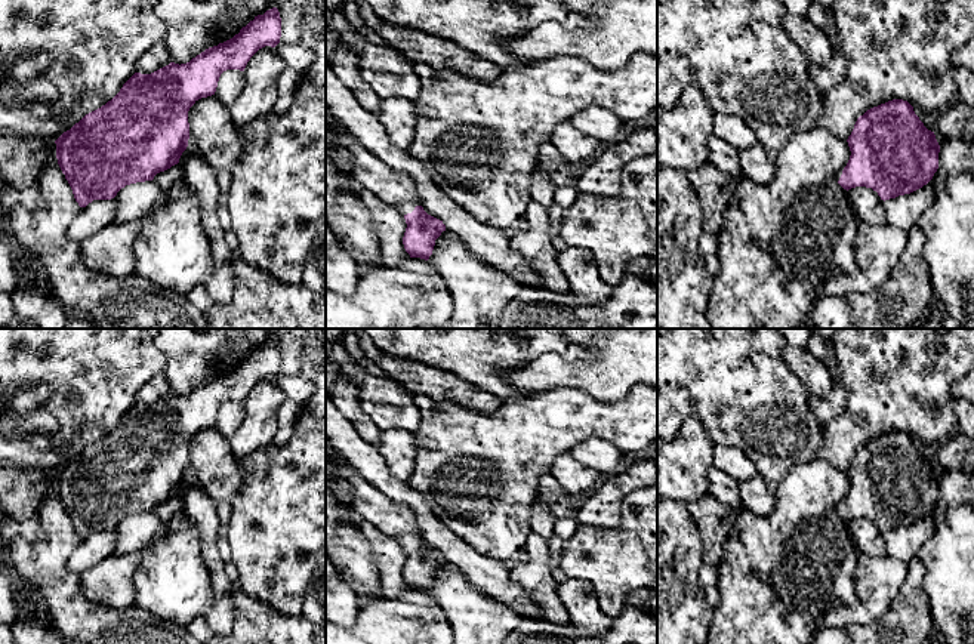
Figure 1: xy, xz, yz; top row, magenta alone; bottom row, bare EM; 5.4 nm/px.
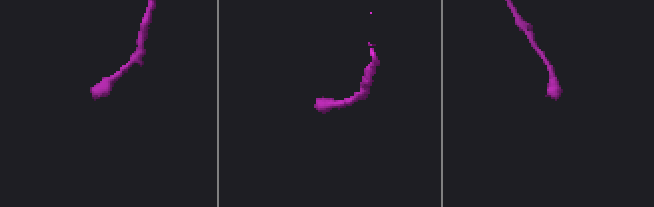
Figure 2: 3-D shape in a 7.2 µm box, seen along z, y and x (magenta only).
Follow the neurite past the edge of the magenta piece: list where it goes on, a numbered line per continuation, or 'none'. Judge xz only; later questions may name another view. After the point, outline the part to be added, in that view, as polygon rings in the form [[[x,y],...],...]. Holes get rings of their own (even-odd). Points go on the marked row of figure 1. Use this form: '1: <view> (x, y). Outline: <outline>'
1: xz (393, 187). Outline: [[[349,133],[340,135],[337,145],[348,151],[358,188],[372,191],[403,215],[412,213],[416,206],[420,206],[416,184],[409,175],[385,164]]]

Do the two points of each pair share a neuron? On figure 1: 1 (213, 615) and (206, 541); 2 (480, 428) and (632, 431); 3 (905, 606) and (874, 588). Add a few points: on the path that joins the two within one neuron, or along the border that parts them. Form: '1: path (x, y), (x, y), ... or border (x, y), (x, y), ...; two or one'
1: path (219, 597), (219, 579), (212, 558); one
2: path (518, 428), (539, 428), (548, 424), (594, 424); one
3: border (908, 567), (891, 606), (880, 618), (868, 622); two

